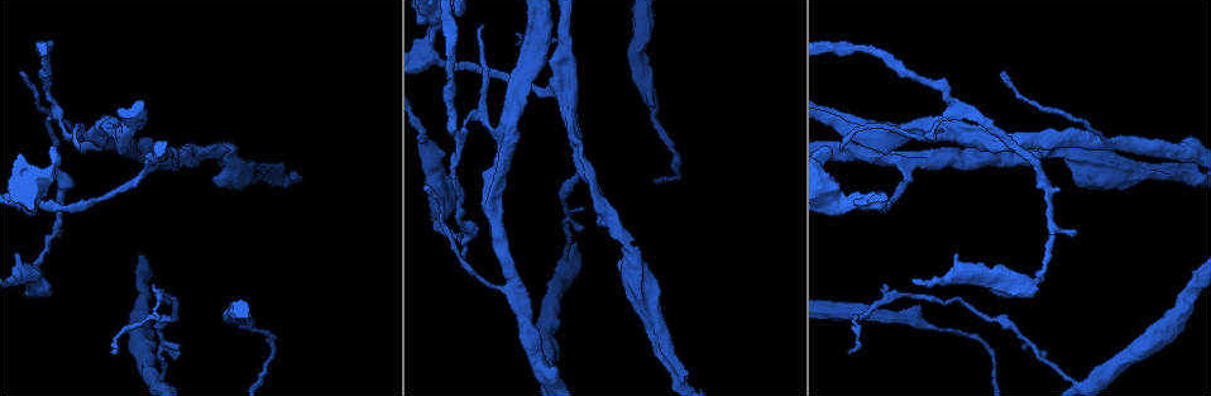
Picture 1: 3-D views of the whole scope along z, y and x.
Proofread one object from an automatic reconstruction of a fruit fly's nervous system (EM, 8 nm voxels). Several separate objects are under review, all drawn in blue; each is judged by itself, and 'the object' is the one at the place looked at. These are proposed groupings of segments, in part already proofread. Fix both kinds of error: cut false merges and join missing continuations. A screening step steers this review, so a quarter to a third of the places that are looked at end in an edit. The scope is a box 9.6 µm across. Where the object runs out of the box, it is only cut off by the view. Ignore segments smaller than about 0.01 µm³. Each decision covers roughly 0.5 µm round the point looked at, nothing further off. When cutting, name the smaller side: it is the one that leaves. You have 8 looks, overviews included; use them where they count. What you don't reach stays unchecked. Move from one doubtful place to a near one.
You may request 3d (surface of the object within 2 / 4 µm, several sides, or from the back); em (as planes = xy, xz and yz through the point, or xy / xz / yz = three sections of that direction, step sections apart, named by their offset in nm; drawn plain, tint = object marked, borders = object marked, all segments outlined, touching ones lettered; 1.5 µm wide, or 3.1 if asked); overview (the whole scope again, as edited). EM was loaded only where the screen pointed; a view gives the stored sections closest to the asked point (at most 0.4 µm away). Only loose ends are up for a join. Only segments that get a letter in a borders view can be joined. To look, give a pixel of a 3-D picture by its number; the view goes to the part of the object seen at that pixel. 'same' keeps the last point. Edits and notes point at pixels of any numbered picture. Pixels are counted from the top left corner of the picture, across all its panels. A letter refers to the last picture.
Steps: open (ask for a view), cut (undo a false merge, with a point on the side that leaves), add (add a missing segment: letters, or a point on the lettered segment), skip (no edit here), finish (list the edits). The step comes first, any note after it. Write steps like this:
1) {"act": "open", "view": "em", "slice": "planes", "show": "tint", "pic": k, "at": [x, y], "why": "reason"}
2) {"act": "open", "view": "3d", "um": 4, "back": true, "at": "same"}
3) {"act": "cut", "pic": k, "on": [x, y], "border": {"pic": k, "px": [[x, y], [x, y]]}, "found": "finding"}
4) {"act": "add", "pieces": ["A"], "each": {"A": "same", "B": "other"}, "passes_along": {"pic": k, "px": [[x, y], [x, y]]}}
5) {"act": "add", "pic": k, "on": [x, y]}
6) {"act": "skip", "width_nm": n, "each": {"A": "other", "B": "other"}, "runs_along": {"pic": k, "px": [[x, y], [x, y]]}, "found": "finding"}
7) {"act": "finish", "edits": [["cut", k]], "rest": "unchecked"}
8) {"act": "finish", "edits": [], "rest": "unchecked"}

{"act": "open", "view": "em", "slice": "yz", "step": 8, "show": "borders", "pic": 1, "at": [943, 137]}

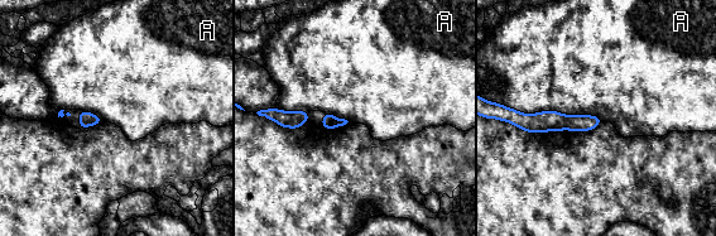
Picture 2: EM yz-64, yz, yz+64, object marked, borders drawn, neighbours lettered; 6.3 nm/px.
{"act": "cut", "pic": 2, "on": [327, 119], "each": {"A": "other"}, "border": {"pic": 2, "px": [[336, 119], [331, 128]]}, "found": "a second cell is stuck on"}

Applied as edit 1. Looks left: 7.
{"act": "open", "view": "overview", "why": "redraw"}

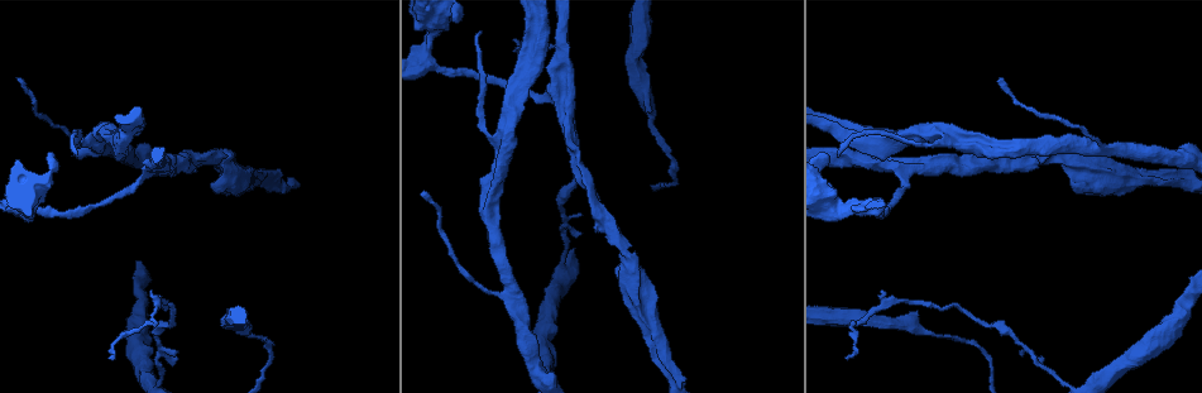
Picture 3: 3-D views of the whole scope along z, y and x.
{"act": "open", "view": "em", "um": 3.1, "slice": "yz", "step": 16, "show": "borders", "pic": 3, "at": [150, 324], "why": "abrupt turn"}

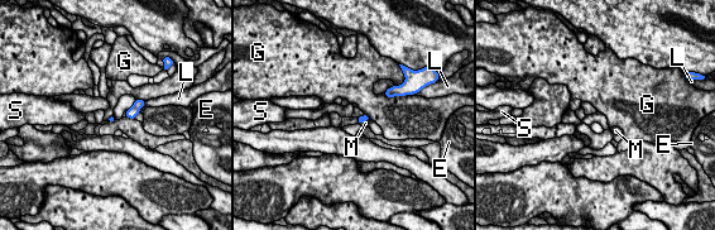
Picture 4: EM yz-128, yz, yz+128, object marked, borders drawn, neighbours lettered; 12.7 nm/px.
{"act": "skip", "each": {"E": "other", "G": "other", "L": "other", "M": "other", "S": "other"}, "border": {"pic": 4, "px": [[145, 101], [139, 109]]}, "found": "continuous, no second cell"}

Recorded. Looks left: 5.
{"act": "finish", "edits": [["cut", 2]], "rest": "unchecked"}

